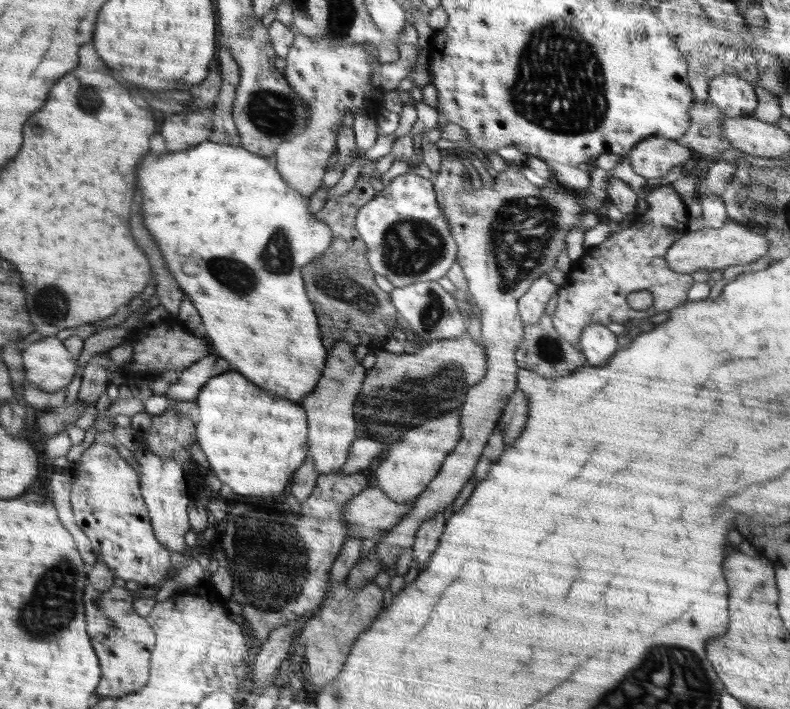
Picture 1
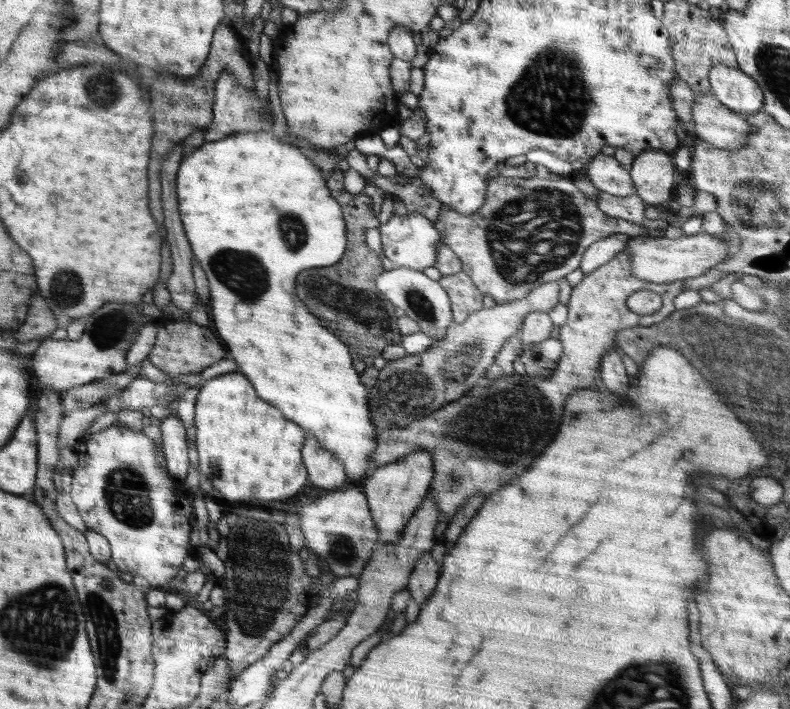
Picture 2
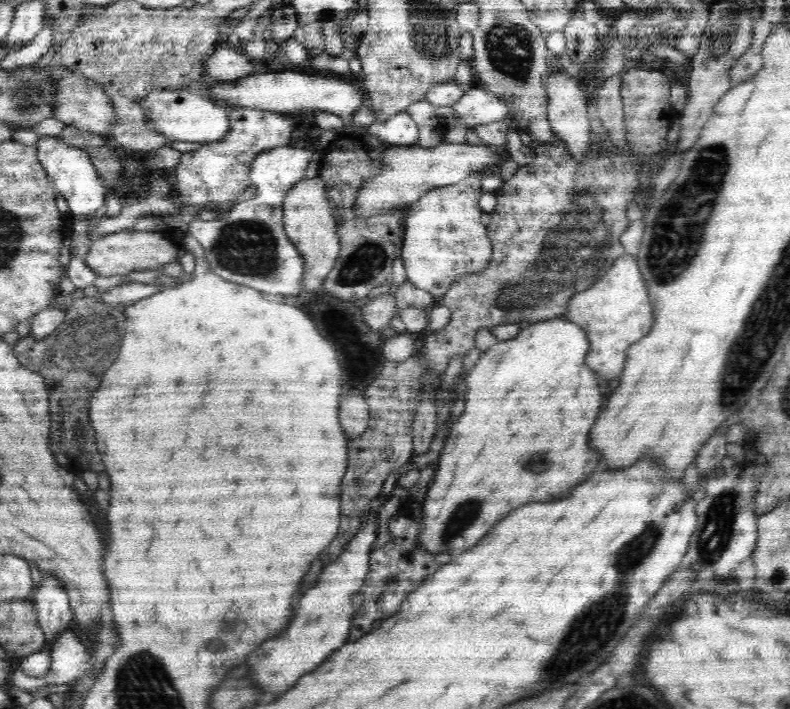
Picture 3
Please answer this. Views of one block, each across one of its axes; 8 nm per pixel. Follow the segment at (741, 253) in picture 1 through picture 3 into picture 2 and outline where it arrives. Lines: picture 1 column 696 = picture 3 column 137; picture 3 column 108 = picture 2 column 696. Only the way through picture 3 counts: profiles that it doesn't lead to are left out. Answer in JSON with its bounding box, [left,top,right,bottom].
[626,232,732,284]

